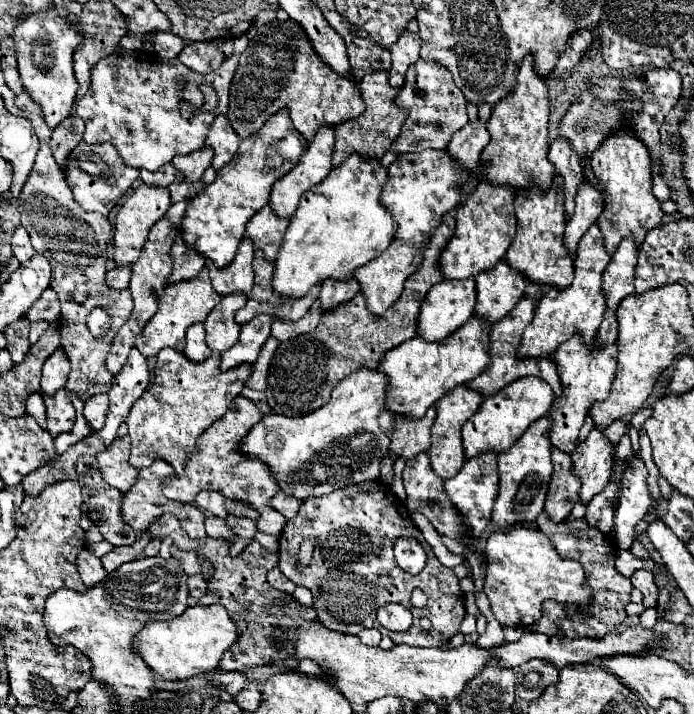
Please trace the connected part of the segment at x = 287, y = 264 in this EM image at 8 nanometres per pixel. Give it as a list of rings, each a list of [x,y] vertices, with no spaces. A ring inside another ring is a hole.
[[[349,155],[303,195],[275,259],[273,289],[279,295],[303,297],[319,281],[347,279],[359,265],[381,255],[391,245],[395,221],[379,203],[383,183],[387,183],[387,167],[379,159]]]

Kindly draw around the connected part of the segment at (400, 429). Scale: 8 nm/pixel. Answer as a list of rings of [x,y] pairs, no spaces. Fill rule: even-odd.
[[[429,407],[421,419],[411,419],[405,415],[397,415],[395,431],[391,435],[391,447],[397,447],[395,455],[403,459],[411,459],[421,451],[429,449],[429,429],[437,417],[437,407]]]

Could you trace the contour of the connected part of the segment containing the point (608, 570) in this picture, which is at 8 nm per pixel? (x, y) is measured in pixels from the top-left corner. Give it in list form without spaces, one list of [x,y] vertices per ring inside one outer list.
[[[543,511],[535,523],[551,539],[551,543],[555,545],[557,553],[563,559],[575,559],[583,565],[587,583],[591,587],[591,599],[587,605],[547,601],[547,603],[543,603],[543,617],[529,629],[553,635],[555,627],[561,627],[565,637],[571,637],[571,639],[575,639],[575,637],[593,637],[595,639],[595,637],[603,637],[603,635],[611,633],[613,627],[617,627],[619,623],[623,623],[623,619],[627,619],[625,607],[631,603],[629,593],[633,589],[631,581],[625,575],[619,575],[619,571],[615,571],[617,549],[611,543],[611,539],[597,527],[591,527],[585,521],[585,517],[565,519],[561,523],[555,523],[553,519],[547,519],[547,513]]]

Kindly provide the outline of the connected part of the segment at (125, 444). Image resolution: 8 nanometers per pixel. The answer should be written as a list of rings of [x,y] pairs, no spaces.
[[[117,437],[111,443],[111,447],[107,447],[107,451],[97,457],[103,479],[111,487],[115,487],[123,493],[127,493],[135,485],[135,479],[139,473],[139,469],[131,467],[131,463],[129,463],[129,451],[131,451],[129,437]]]

